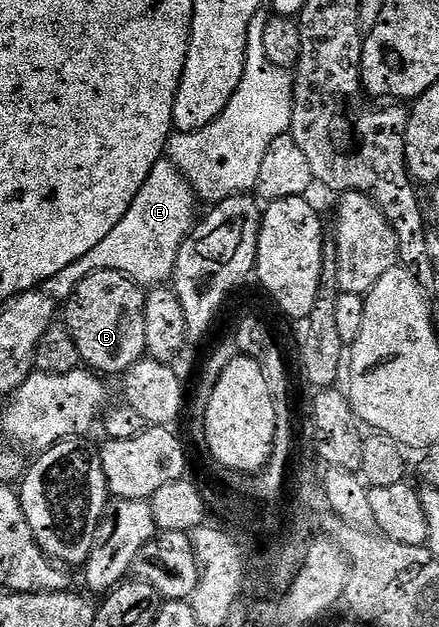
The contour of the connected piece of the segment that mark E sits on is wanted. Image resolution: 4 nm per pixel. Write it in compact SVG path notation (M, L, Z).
M160 160L153 172L149 172L145 184L141 184L141 192L137 192L129 212L125 212L117 228L113 228L113 232L109 232L109 236L105 236L97 248L85 252L81 260L69 264L69 268L43 283L43 293L56 300L66 300L75 291L75 286L81 284L81 280L98 276L102 270L116 270L140 284L163 282L166 278L168 281L175 273L181 244L197 225L195 202L197 195L187 177L174 162Z

